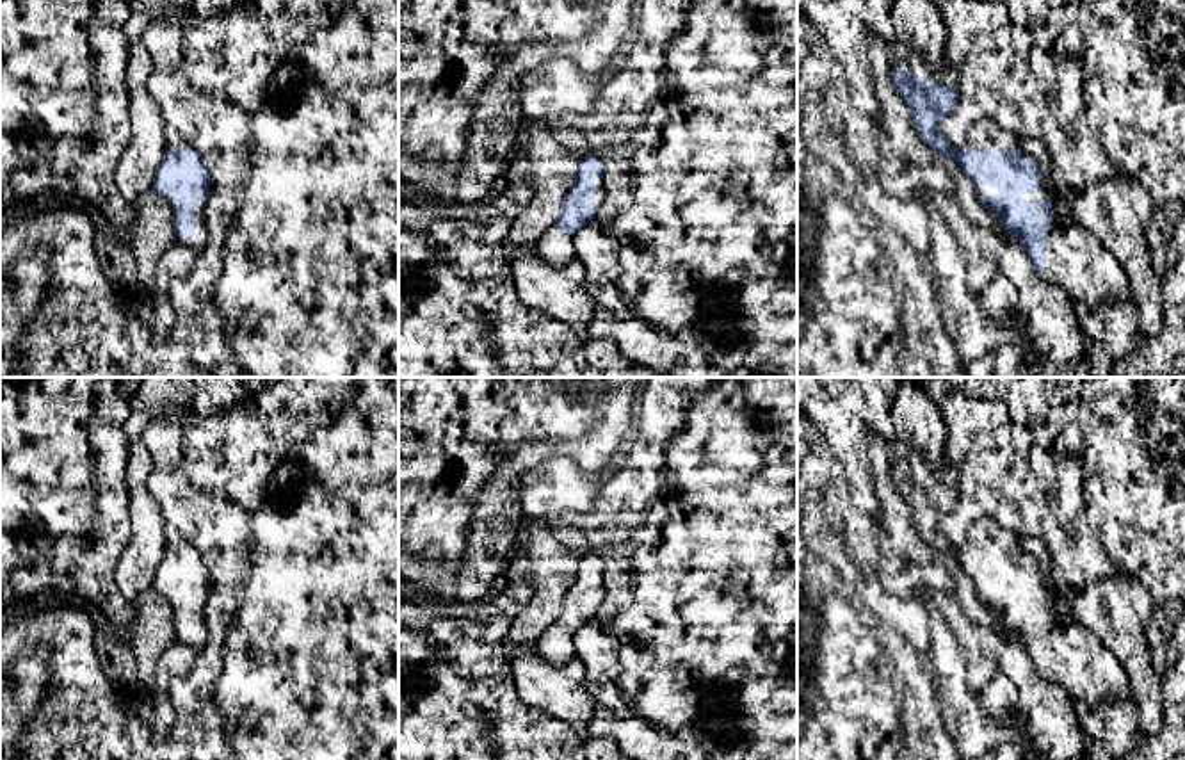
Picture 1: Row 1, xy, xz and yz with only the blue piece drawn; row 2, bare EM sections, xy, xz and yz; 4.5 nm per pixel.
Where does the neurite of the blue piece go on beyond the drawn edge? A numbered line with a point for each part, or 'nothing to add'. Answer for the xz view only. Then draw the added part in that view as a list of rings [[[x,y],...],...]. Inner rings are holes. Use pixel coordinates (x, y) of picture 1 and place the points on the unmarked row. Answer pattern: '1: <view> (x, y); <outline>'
1: xz (600, 593); [[[596,575],[594,582],[598,586],[598,589],[594,593],[594,603],[600,607],[600,605],[603,605],[605,596],[607,596],[607,589],[603,586],[603,575]]]

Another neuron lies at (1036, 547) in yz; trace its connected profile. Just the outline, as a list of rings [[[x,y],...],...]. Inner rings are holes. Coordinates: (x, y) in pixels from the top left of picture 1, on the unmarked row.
[[[1036,536],[1018,538],[1020,550],[1032,555],[1041,568],[1041,577],[1046,578],[1052,571],[1052,554],[1046,548],[1046,543]]]

